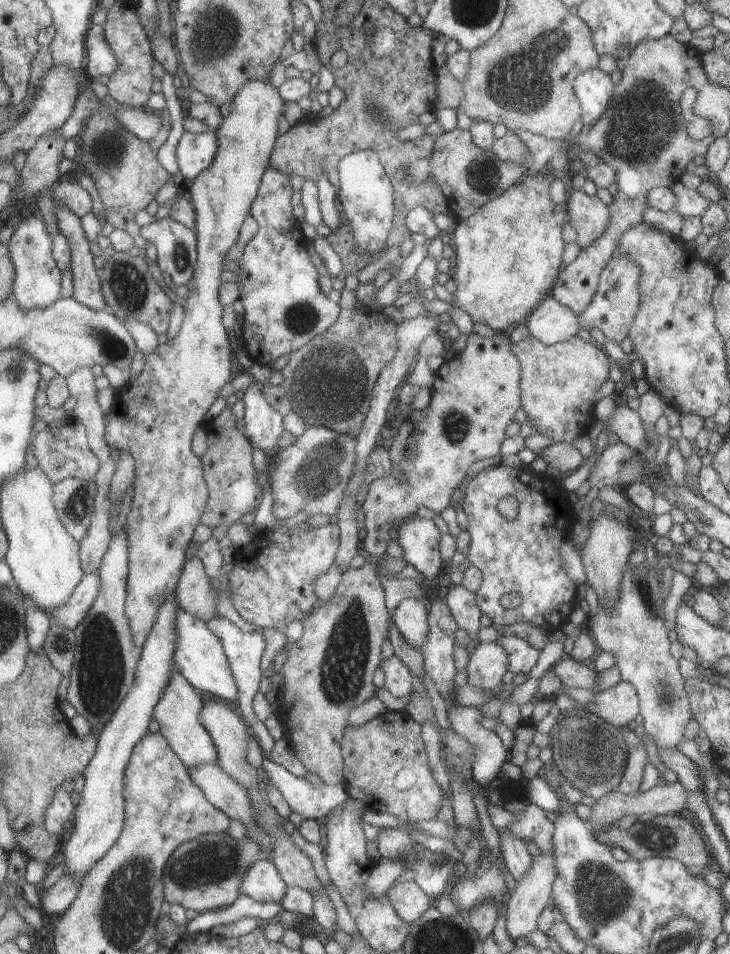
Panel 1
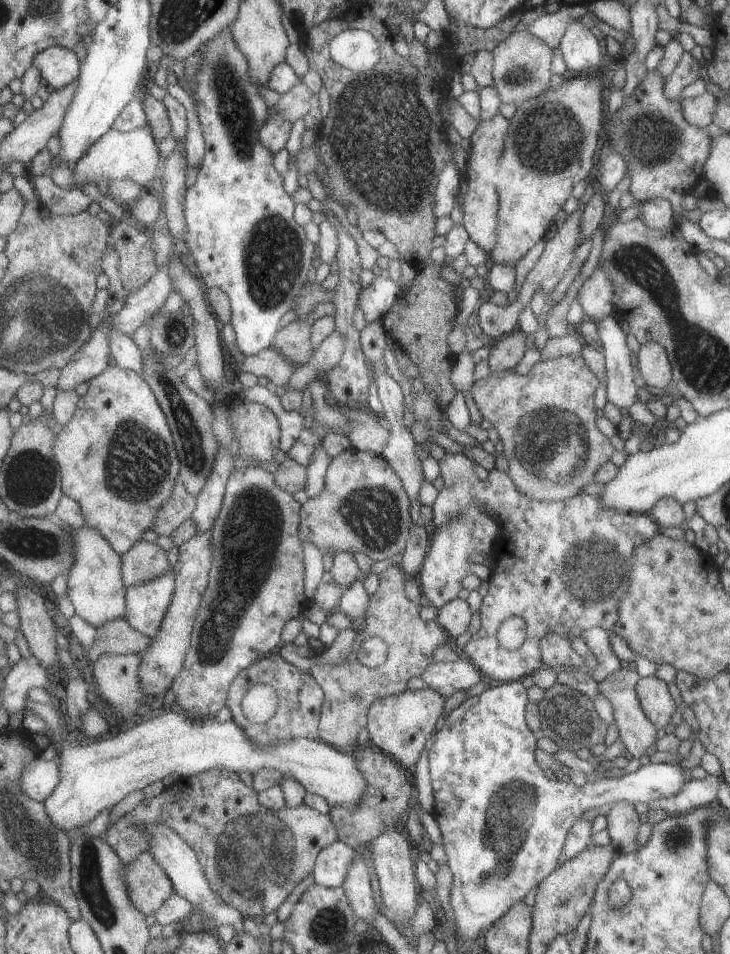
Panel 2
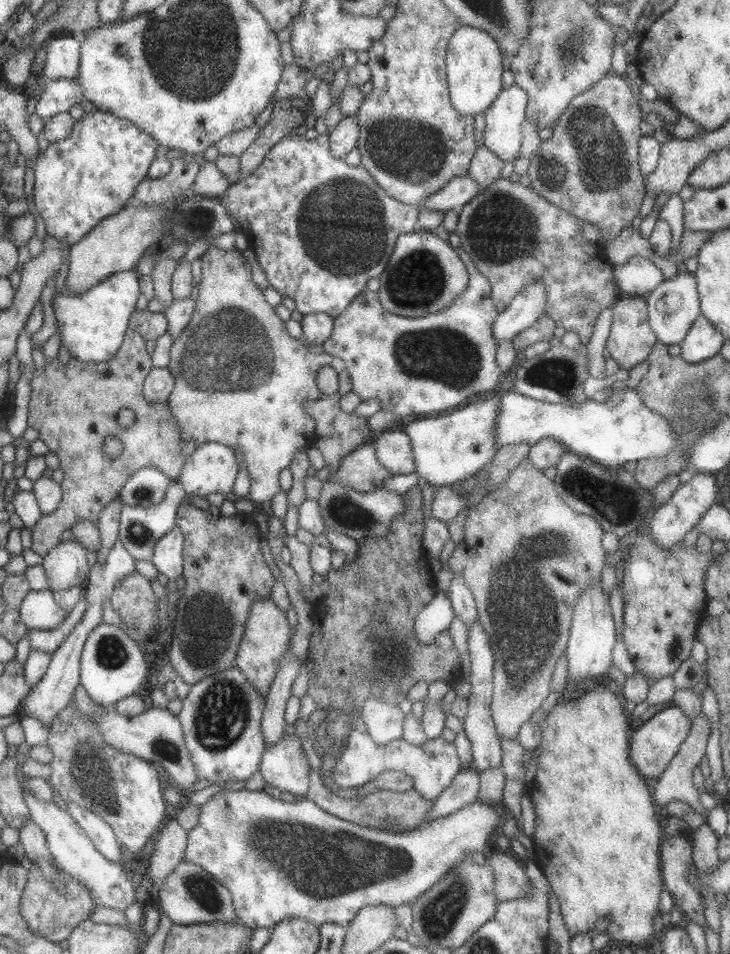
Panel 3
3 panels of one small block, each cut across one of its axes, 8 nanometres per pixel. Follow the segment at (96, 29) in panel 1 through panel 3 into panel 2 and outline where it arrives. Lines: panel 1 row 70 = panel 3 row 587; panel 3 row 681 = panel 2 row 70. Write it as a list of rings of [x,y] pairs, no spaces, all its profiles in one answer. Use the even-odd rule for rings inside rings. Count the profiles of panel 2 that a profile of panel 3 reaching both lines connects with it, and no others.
[[[63,46],[47,48],[36,56],[34,64],[42,70],[42,76],[51,90],[66,88],[78,80],[82,72],[82,60],[76,50]]]

